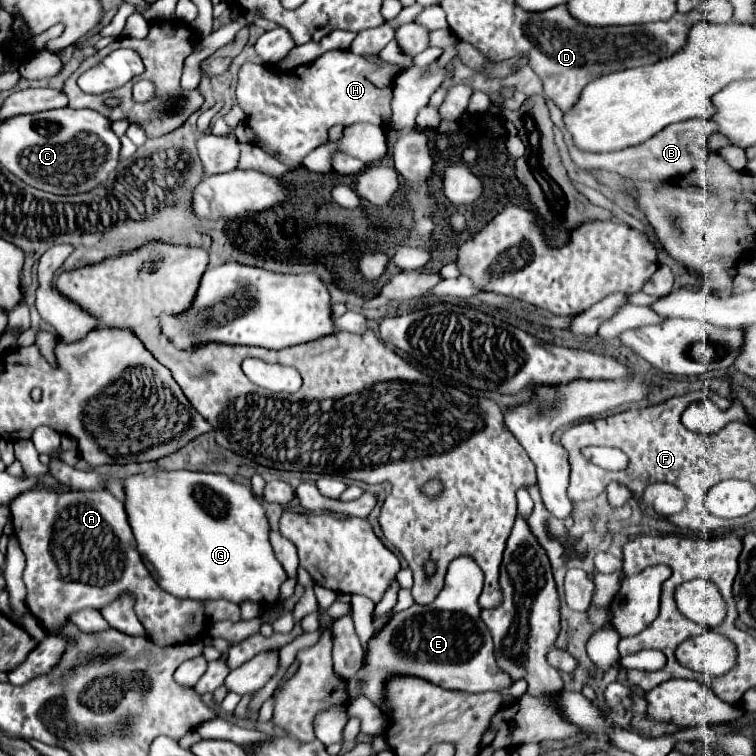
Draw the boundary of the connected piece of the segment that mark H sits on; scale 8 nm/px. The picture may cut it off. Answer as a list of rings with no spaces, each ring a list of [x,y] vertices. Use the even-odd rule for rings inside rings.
[[[330,50],[322,54],[318,60],[298,66],[288,72],[276,72],[276,68],[268,68],[264,64],[244,64],[240,70],[240,80],[236,88],[238,104],[246,112],[248,126],[256,132],[256,136],[264,142],[268,150],[276,154],[276,158],[288,166],[298,168],[304,156],[312,150],[328,142],[328,128],[332,126],[352,126],[356,122],[370,122],[388,126],[390,124],[390,102],[392,102],[392,68],[376,66],[364,56],[356,56],[350,50]]]

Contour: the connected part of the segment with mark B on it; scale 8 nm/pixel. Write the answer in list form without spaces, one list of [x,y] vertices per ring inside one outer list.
[[[548,100],[548,108],[550,108],[550,116],[552,122],[560,128],[560,132],[564,134],[564,142],[570,148],[570,158],[578,164],[578,168],[582,170],[592,170],[592,168],[600,168],[600,170],[610,170],[610,172],[618,172],[630,178],[638,178],[638,180],[662,180],[662,178],[672,178],[672,176],[682,176],[688,174],[694,168],[694,154],[692,150],[698,146],[696,138],[702,138],[704,142],[716,132],[716,122],[712,120],[686,120],[686,122],[678,122],[678,124],[670,124],[666,126],[660,134],[648,138],[646,142],[632,146],[632,148],[624,148],[618,152],[606,152],[606,154],[590,154],[590,152],[580,152],[564,122],[562,122],[562,112]]]

